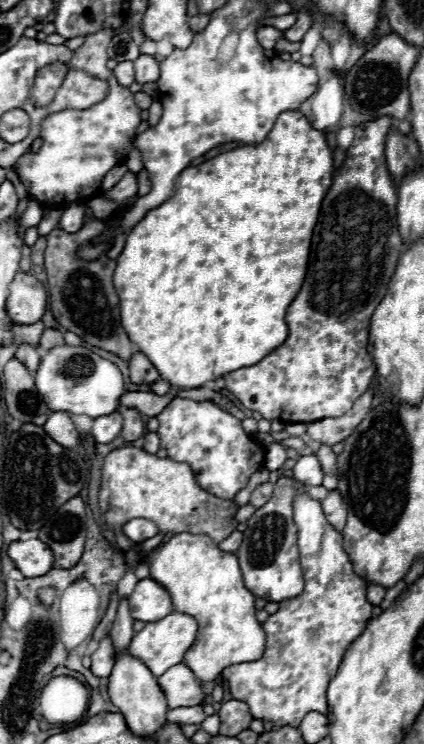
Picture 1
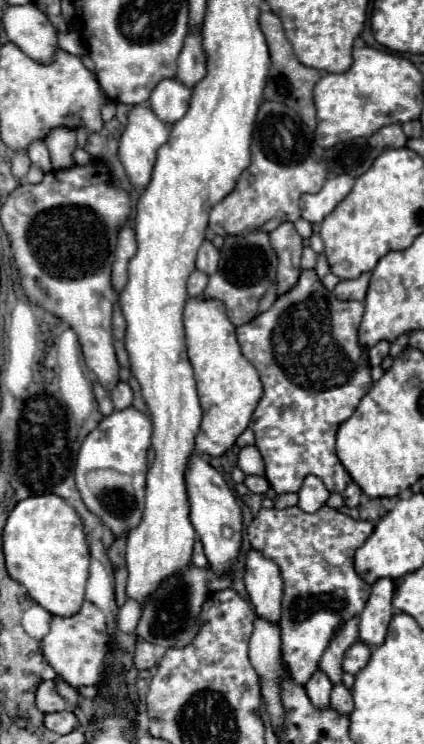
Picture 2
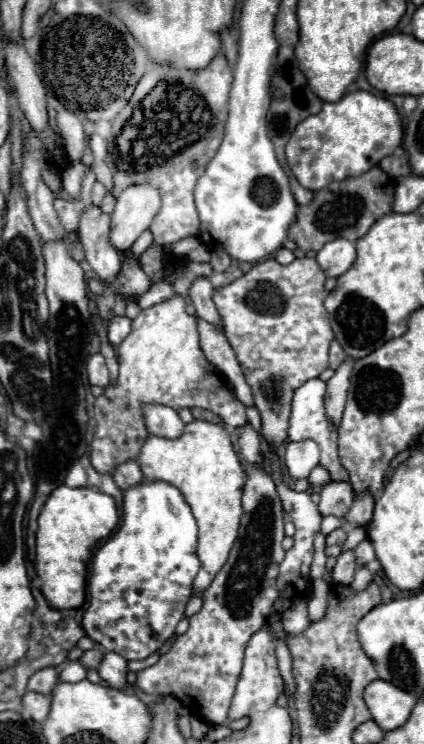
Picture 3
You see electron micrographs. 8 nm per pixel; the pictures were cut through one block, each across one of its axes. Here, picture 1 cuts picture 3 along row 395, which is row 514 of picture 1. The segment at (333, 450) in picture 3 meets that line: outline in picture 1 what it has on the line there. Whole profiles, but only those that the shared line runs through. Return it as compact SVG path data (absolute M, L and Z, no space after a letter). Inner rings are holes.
M302 492L294 500L294 522L298 526L300 564L304 570L304 592L280 602L276 614L264 624L266 650L260 660L234 664L224 670L234 700L250 706L256 720L270 720L274 728L284 724L298 728L308 712L328 712L326 692L340 662L372 614L366 600L366 582L354 574L348 554L342 548L342 534L336 532L322 510L322 504Z

